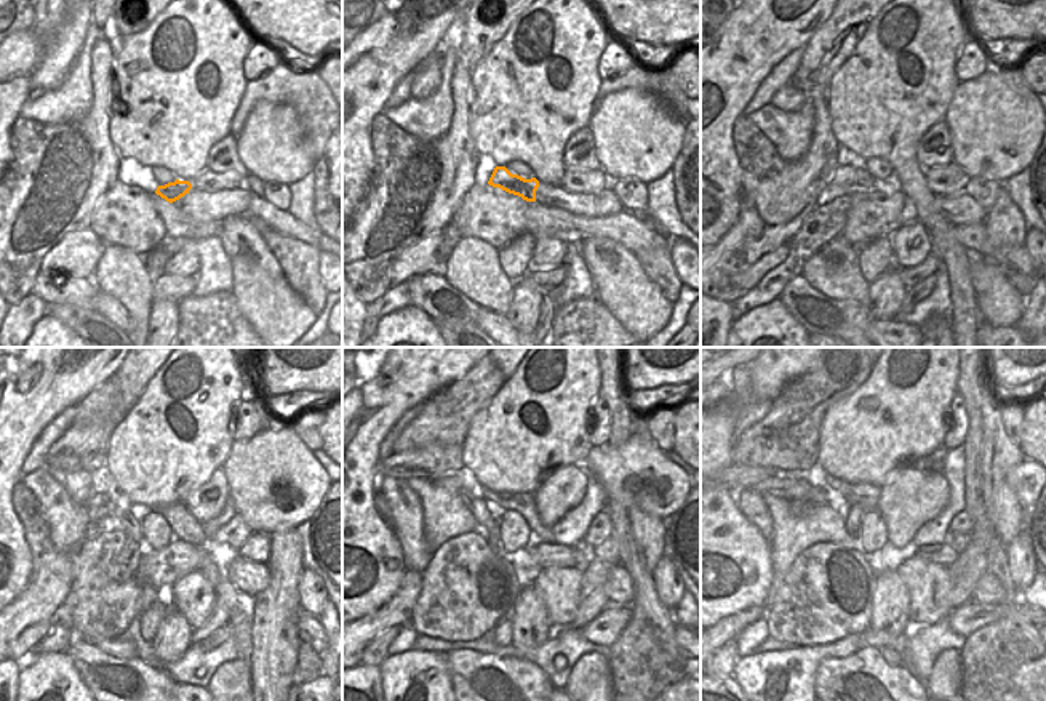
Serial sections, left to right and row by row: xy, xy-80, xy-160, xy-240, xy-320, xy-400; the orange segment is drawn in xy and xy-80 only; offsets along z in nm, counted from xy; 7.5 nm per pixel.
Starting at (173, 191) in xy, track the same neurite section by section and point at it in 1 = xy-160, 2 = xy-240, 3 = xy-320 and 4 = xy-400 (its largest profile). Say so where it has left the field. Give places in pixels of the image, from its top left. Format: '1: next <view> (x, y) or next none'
1: next xy-160 (845, 176)
2: next xy-240 (98, 607)
3: next xy-320 (466, 591)
4: next xy-400 (826, 596)

